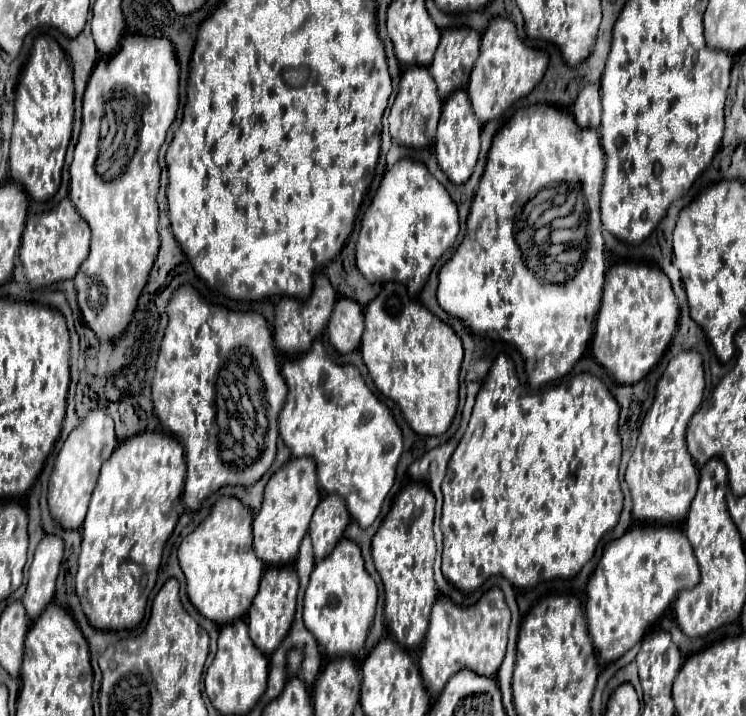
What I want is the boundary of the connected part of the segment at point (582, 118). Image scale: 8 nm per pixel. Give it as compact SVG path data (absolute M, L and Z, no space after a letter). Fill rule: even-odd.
M585 85L573 105L575 121L587 129L599 129L601 125L601 95L599 85Z

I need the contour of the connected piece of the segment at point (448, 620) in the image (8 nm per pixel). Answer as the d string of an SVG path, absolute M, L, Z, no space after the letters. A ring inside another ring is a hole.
M493 587L489 593L485 593L473 607L459 607L449 597L439 597L431 611L431 623L419 659L425 689L437 697L443 691L447 679L463 667L485 677L497 675L505 657L509 621L511 613L499 587Z

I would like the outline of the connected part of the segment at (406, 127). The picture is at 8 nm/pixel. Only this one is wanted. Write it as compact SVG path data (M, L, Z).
M417 65L407 67L399 83L399 93L395 97L395 103L391 105L391 111L389 111L389 131L393 141L397 145L405 145L413 149L423 149L431 145L435 139L439 117L441 117L441 105L443 103L437 95L435 81L429 75L429 69L417 67Z

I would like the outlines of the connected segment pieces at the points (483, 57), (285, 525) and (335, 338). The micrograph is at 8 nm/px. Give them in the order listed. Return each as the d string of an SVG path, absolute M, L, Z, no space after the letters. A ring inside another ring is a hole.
M495 17L483 33L481 55L475 61L469 89L467 89L477 121L481 125L489 123L491 119L499 117L507 107L511 107L517 99L525 97L541 81L547 69L547 63L549 63L549 57L545 51L525 47L525 43L517 37L515 23L503 17Z
M303 457L303 459L291 459L285 463L267 483L265 487L265 499L261 511L255 515L253 521L253 547L257 557L265 565L291 565L295 563L295 557L299 553L301 539L305 537L309 529L311 515L321 499L321 491L317 485L317 469L315 461Z
M339 299L335 313L327 325L329 343L341 355L351 353L359 347L363 333L363 307L353 299Z

